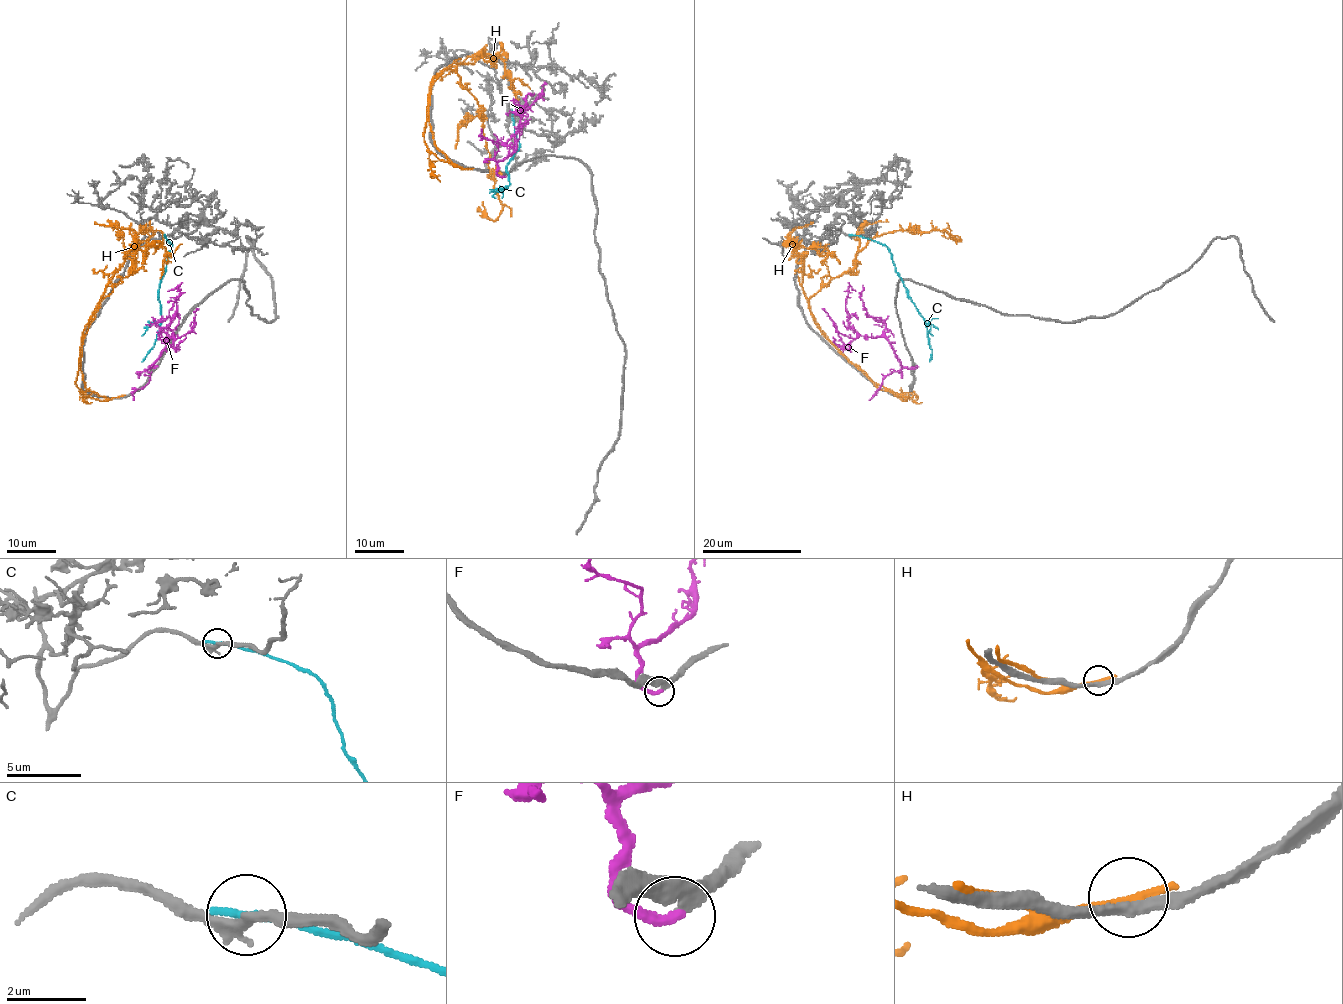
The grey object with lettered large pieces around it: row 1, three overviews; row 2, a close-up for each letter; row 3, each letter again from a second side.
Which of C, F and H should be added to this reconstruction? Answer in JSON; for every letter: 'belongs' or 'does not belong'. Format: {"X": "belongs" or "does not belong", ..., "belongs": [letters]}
{"C": "does not belong", "F": "belongs", "H": "does not belong", "belongs": ["F"]}

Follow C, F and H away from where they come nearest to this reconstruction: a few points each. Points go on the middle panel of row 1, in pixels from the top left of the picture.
C: (512, 114), (519, 147), (507, 166), (509, 184), (498, 192), (489, 189)
F: (504, 177), (497, 173), (497, 163), (515, 148), (520, 115), (516, 111), (523, 105), (528, 108), (515, 115)
H: (467, 168), (437, 147), (429, 124), (429, 89), (446, 69), (486, 116), (502, 205), (494, 220), (479, 206)

